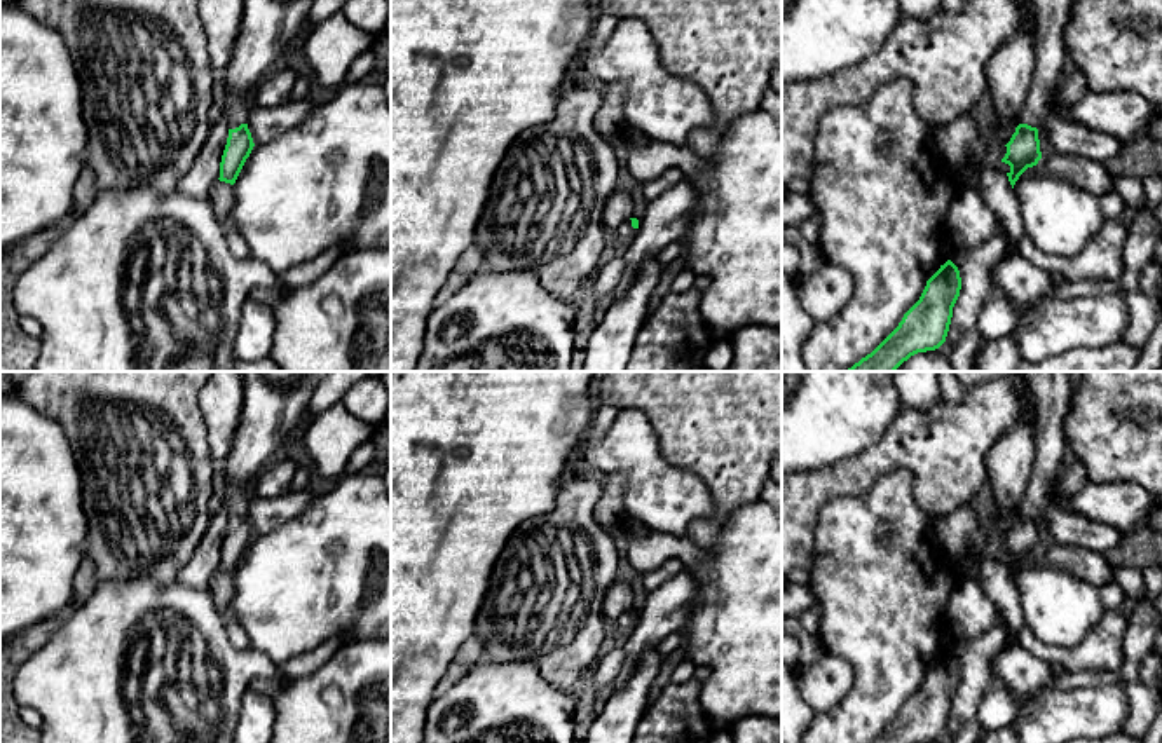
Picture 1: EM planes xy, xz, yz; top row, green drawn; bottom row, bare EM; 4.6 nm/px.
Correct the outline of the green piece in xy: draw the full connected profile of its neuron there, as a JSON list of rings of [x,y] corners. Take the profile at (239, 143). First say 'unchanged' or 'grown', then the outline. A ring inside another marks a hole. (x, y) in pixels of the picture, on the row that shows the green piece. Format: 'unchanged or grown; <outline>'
grown; [[[227,87],[225,113],[230,124],[227,145],[220,162],[220,181],[234,185],[255,143],[248,129],[248,113],[253,98],[241,96]]]

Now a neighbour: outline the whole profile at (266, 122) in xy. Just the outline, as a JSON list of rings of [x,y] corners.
[[[309,98],[279,106],[253,105],[248,113],[248,129],[253,143],[265,145],[298,126],[318,105]]]

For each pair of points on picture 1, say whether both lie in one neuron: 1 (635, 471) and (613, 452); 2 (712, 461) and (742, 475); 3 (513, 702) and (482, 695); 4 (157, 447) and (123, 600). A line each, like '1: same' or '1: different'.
1: same
2: same
3: same
4: different

